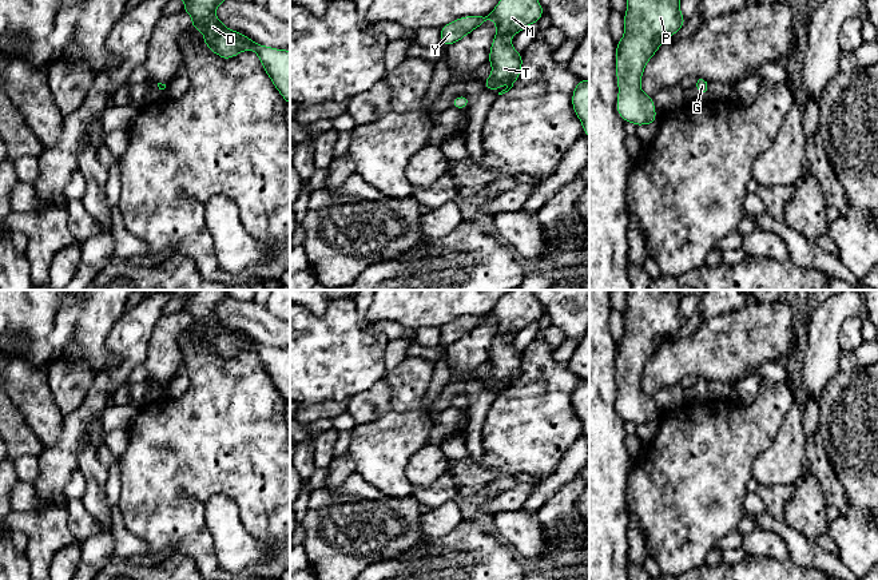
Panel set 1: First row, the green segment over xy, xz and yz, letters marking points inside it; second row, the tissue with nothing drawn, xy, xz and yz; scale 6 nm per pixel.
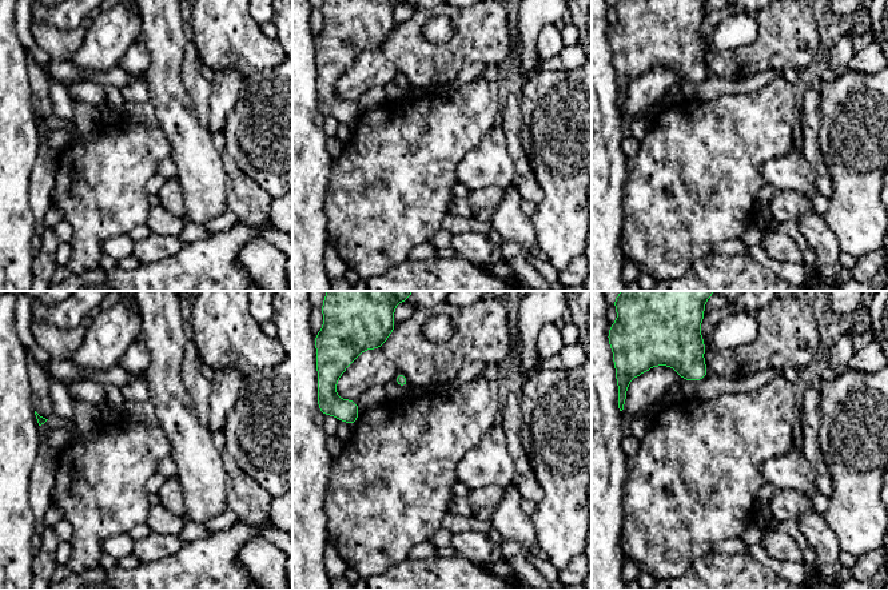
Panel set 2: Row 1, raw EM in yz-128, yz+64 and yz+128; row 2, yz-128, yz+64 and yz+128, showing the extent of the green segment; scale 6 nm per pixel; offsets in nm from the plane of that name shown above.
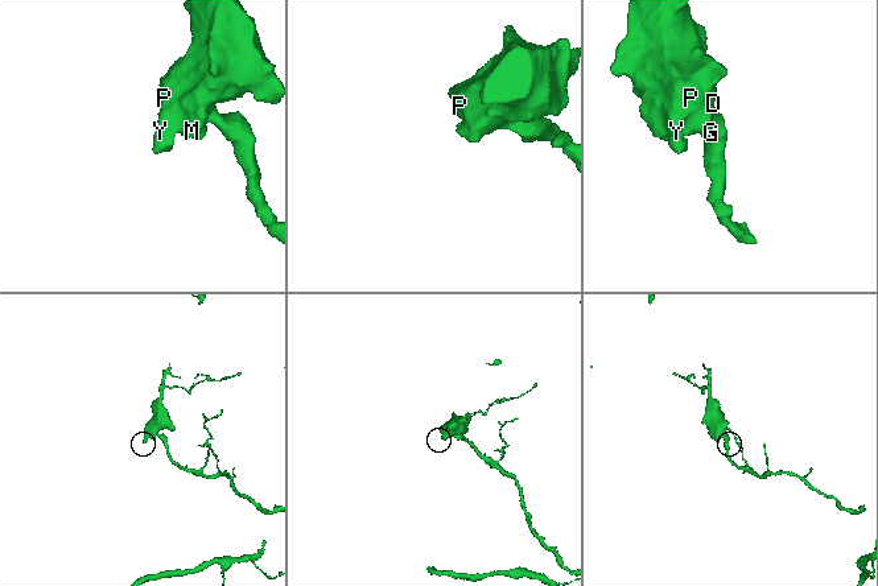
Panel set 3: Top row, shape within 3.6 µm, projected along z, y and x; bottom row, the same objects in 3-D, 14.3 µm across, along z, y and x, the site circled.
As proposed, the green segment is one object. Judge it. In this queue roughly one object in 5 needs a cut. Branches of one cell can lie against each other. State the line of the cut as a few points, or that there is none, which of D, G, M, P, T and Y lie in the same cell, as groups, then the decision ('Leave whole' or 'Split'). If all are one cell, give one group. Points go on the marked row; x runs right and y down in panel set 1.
No split. Groups: D G M P T Y. Leave whole

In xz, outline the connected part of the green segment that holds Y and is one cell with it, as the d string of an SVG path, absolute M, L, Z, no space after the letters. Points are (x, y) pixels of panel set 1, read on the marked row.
M500 0L489 15L464 16L442 25L440 28L441 44L453 45L473 29L493 19L496 21L496 36L488 60L493 71L482 84L486 90L496 91L506 80L506 88L498 92L498 95L502 95L517 82L523 67L523 53L513 49L510 36L517 35L533 23L539 23L543 15L544 9L539 0Z

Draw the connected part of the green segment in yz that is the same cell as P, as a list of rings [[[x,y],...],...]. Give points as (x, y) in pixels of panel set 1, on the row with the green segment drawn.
[[[627,0],[624,36],[616,43],[617,114],[636,127],[655,124],[653,99],[640,88],[645,64],[684,24],[682,0]]]

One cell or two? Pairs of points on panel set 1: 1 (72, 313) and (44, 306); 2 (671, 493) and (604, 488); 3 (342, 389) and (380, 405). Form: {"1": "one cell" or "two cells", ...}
{"1": "two cells", "2": "two cells", "3": "two cells"}

